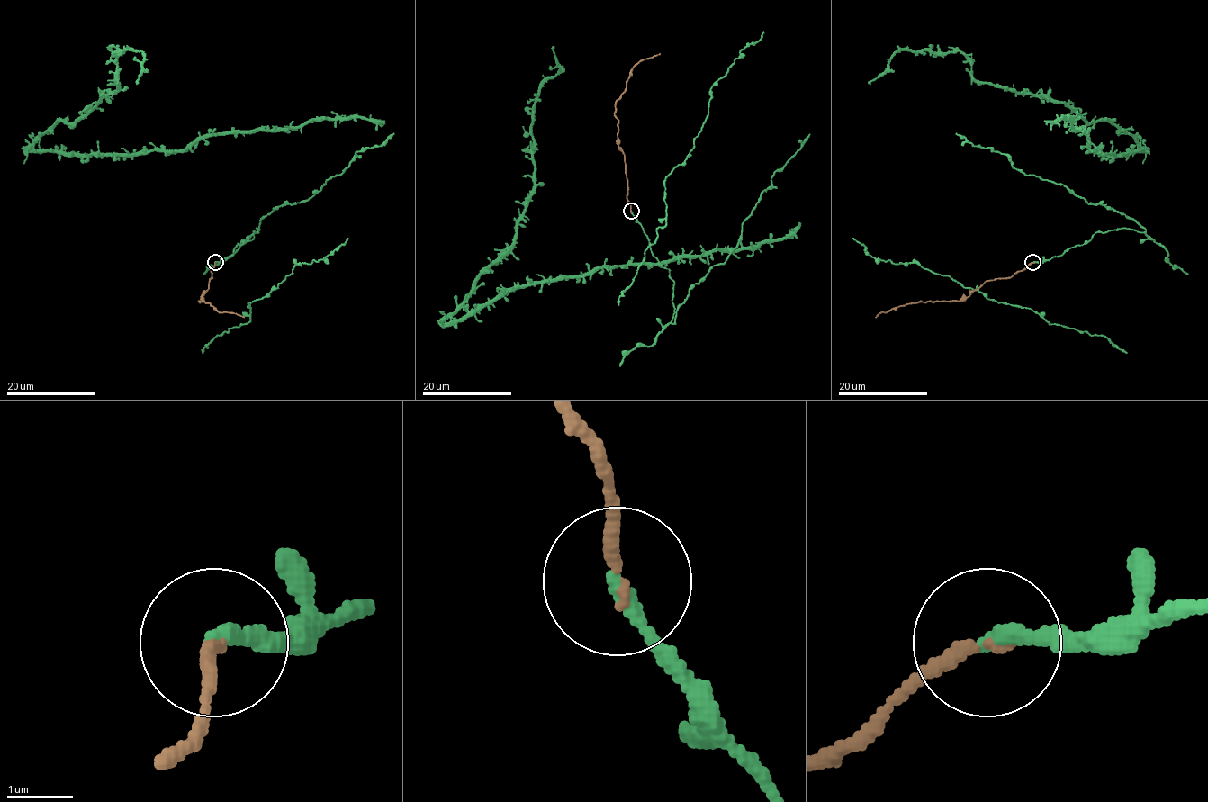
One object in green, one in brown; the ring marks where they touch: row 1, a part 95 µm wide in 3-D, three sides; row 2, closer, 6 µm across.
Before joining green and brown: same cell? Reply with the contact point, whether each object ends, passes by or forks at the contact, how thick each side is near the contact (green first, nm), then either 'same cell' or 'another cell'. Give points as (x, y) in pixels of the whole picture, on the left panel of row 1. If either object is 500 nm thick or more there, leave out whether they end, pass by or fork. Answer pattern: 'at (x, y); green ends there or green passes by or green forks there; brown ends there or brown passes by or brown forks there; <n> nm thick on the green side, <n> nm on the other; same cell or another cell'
at (215, 262); green ends there; brown ends there; 260 nm thick on the green side, 200 nm on the other; same cell

